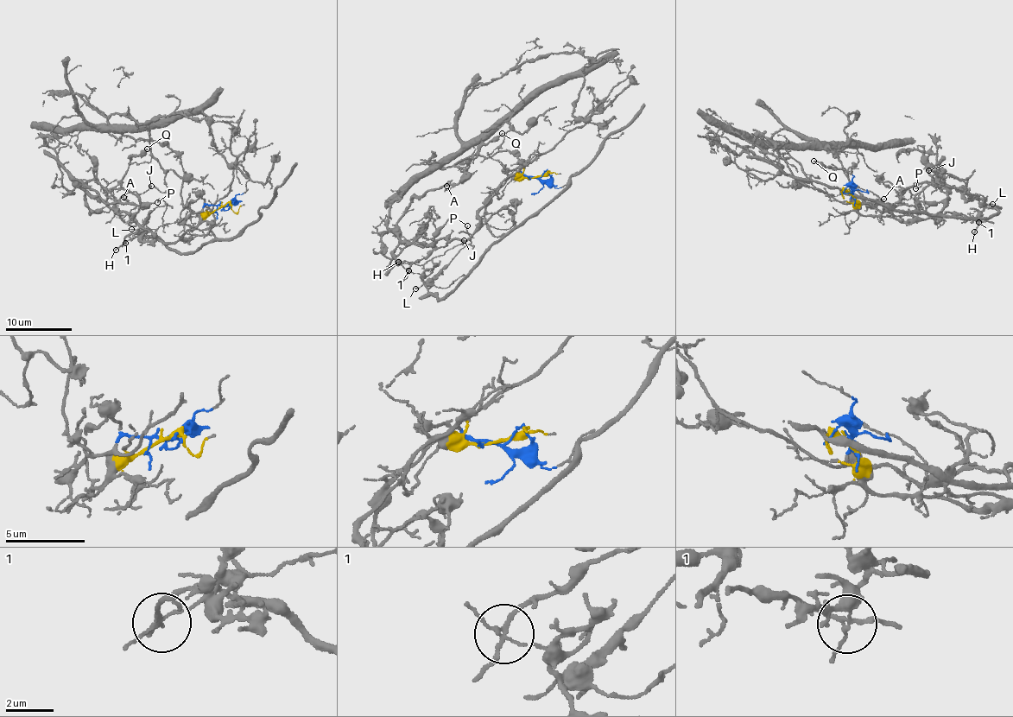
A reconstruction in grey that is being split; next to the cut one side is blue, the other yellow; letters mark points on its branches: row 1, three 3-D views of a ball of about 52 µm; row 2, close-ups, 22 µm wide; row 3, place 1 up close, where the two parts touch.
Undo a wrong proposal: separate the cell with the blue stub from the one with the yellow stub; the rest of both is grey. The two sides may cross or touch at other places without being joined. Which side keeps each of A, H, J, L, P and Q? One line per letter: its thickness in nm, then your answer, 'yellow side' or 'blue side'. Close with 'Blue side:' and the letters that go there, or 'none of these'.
A: 70 nm thick; yellow side
H: 120 nm thick; blue side
J: 170 nm thick; yellow side
L: 110 nm thick; blue side
P: 100 nm thick; blue side
Q: 190 nm thick; yellow side
Blue side: H, L, P

